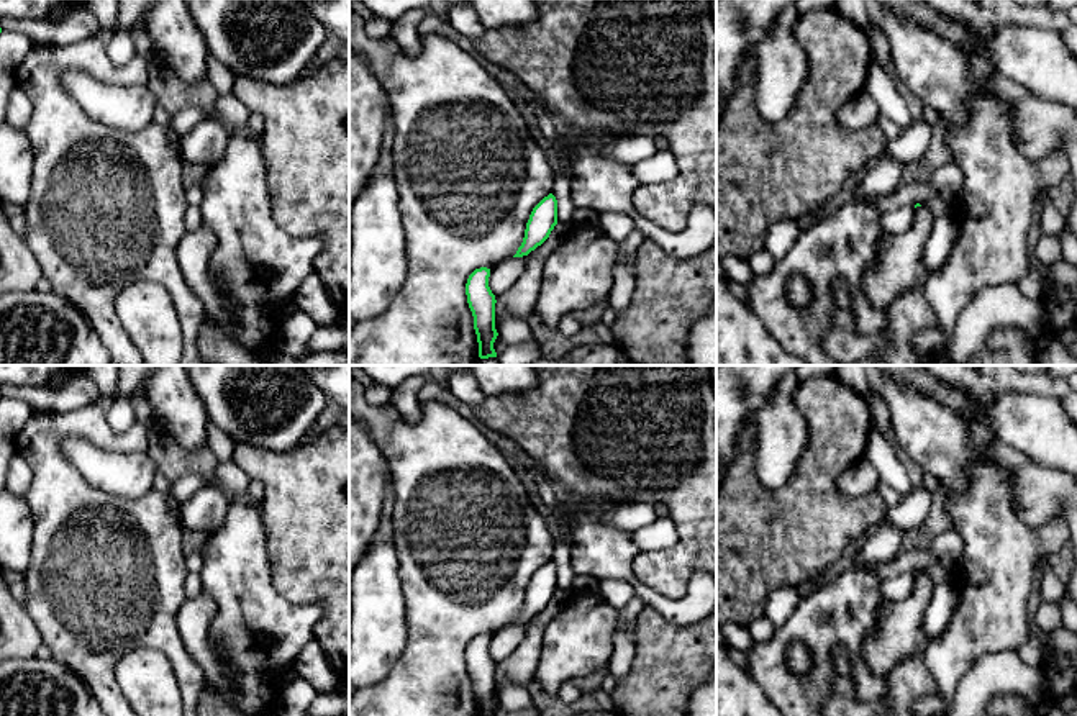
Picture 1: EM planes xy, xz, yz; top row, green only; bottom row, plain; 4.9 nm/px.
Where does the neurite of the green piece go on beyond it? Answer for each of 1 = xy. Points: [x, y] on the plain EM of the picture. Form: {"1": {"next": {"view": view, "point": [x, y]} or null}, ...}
{"1": {"next": null}}

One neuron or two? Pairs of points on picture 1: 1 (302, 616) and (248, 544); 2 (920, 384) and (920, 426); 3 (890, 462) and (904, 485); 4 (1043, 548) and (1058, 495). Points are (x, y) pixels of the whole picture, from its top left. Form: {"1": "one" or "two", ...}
{"1": "one", "2": "two", "3": "one", "4": "two"}

